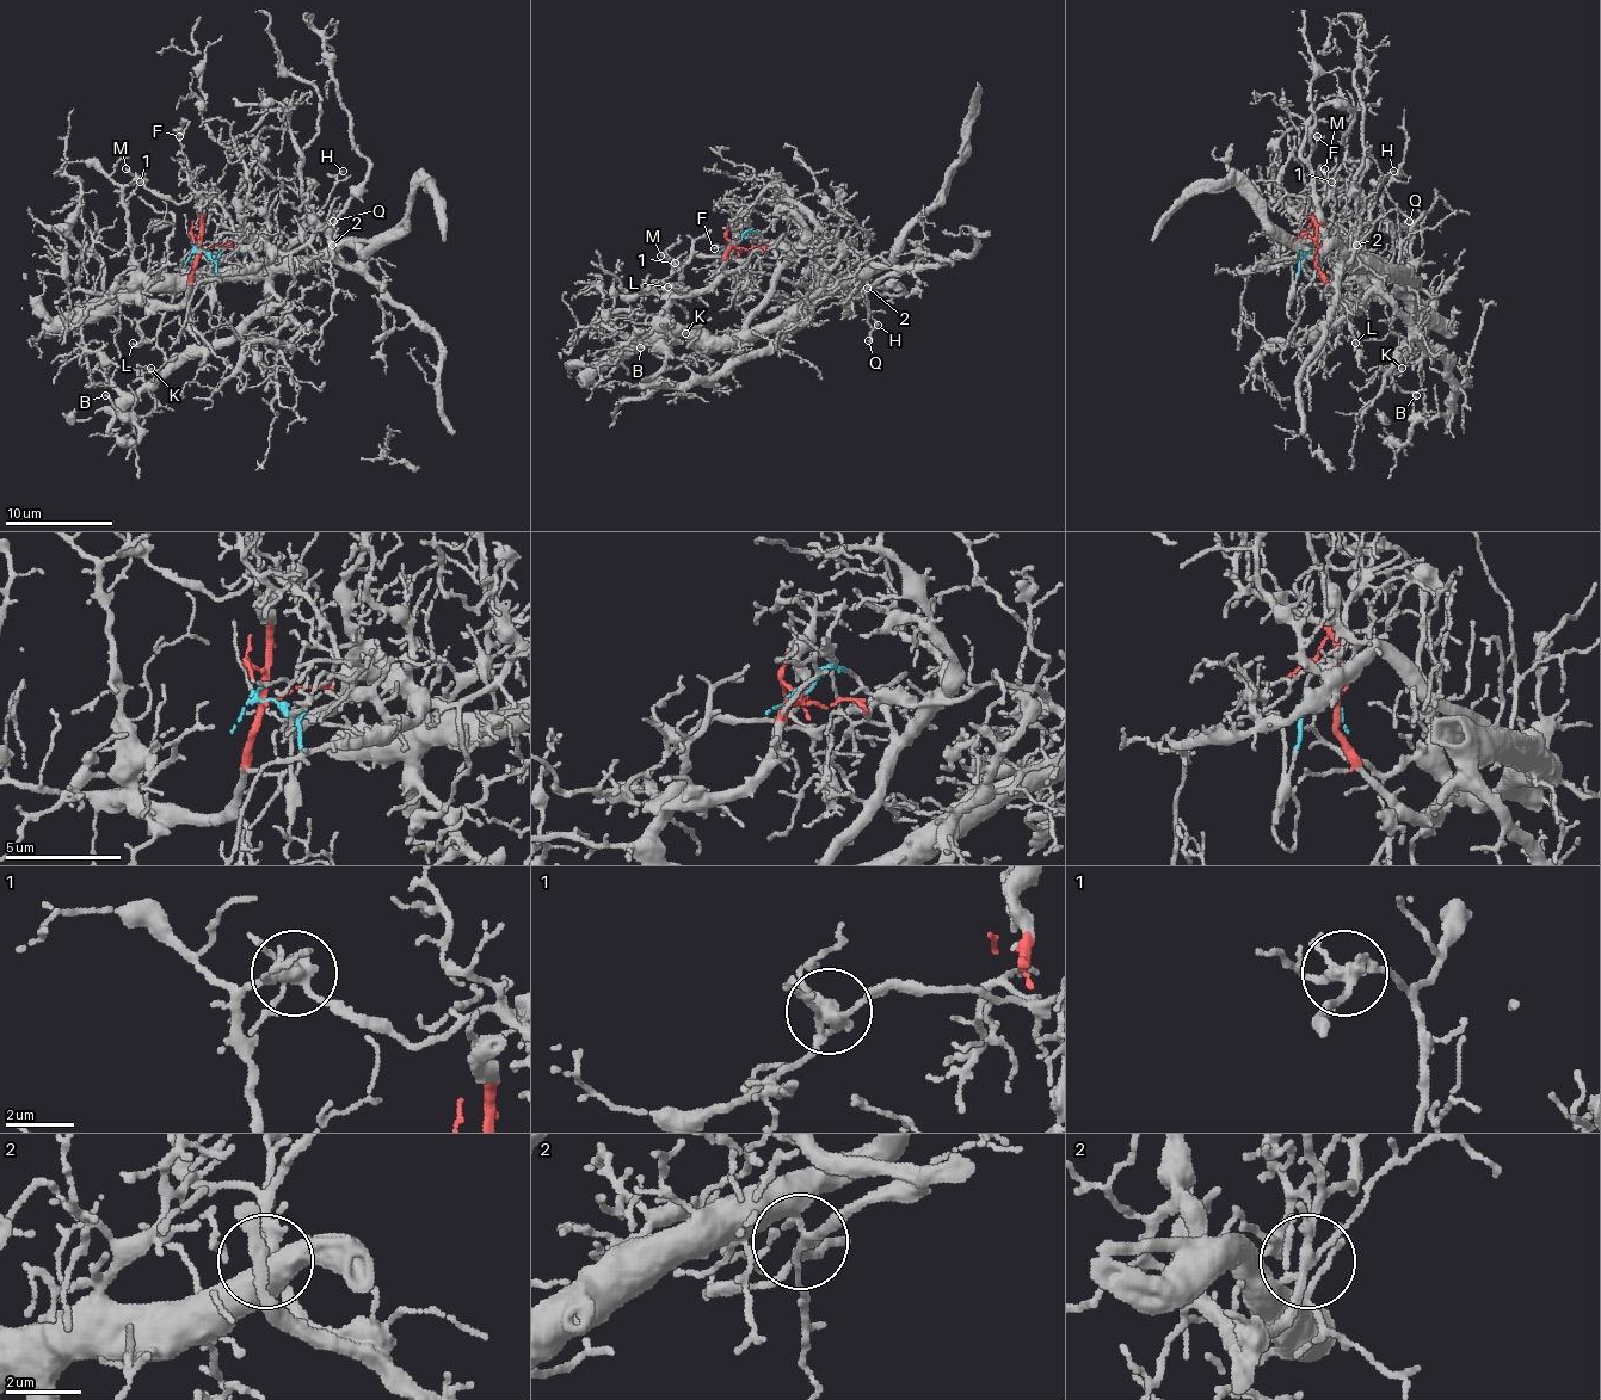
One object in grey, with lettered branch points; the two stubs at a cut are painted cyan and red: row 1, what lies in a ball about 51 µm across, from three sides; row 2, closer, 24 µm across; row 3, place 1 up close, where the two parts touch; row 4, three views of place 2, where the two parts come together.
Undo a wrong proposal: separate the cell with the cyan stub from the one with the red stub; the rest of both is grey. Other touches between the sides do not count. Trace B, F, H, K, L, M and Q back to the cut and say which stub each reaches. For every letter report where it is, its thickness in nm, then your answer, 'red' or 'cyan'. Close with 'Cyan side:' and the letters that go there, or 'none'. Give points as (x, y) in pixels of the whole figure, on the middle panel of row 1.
B: at (640, 347); 150 nm thick; red
F: at (714, 248); 140 nm thick; cyan
H: at (878, 325); 80 nm thick; red
K: at (685, 333); 90 nm thick; red
L: at (667, 287); 150 nm thick; red
M: at (660, 256); 140 nm thick; cyan
Q: at (868, 340); 130 nm thick; red
Cyan side: F, M

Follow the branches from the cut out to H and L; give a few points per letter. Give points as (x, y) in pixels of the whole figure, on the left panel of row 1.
H: (199, 251), (223, 246), (232, 229), (242, 224), (242, 235), (216, 270), (270, 265), (327, 199), (343, 171)
L: (199, 251), (189, 291), (172, 306), (154, 308), (137, 325), (143, 338), (131, 344)

